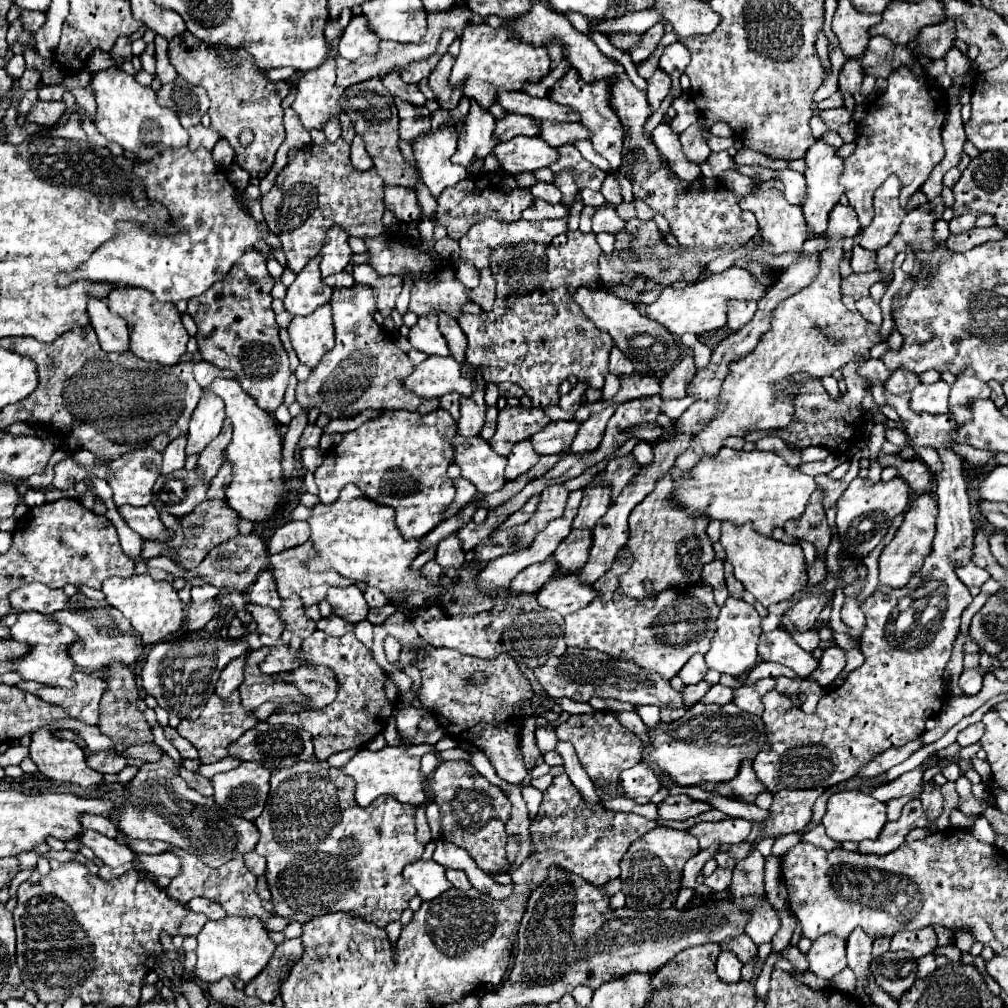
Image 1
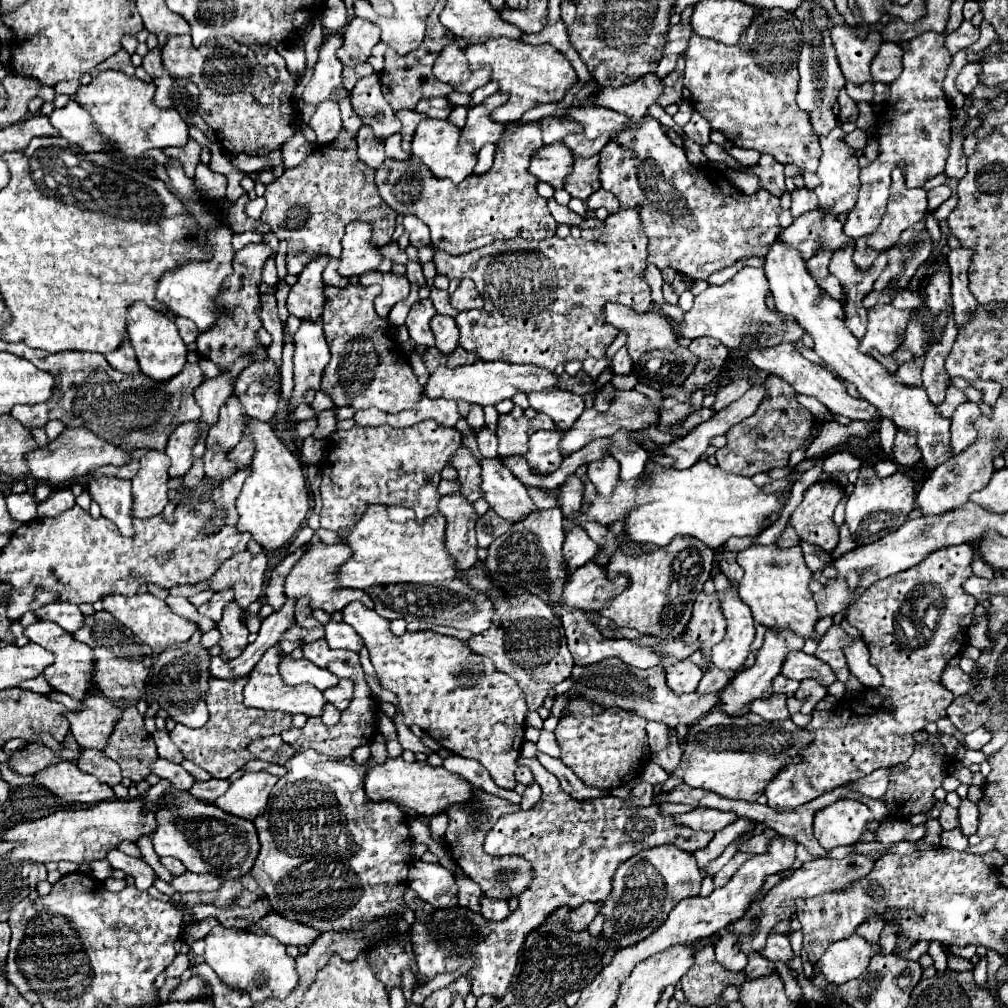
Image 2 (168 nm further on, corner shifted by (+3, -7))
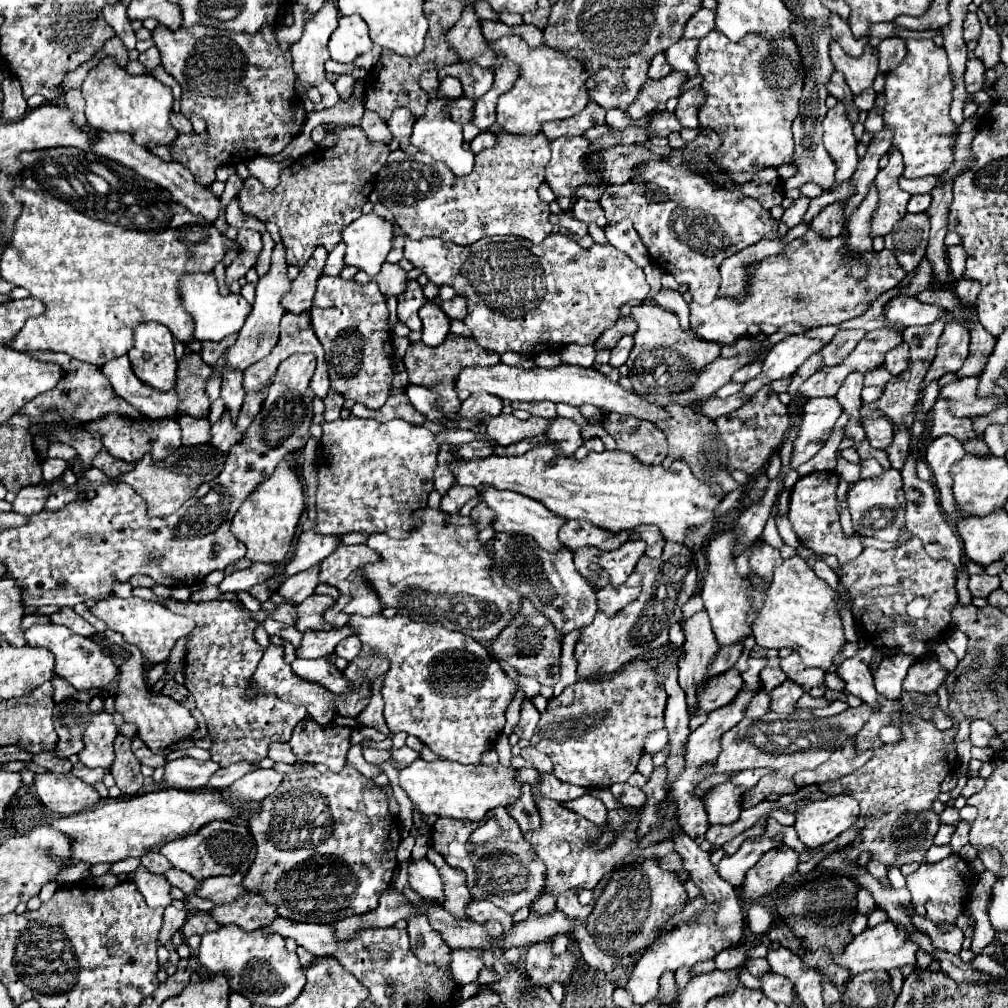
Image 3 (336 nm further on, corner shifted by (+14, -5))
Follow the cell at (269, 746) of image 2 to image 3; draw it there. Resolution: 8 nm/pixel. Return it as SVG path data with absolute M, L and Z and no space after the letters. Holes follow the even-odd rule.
M272 744L268 758L272 758L274 762L286 762L286 764L296 762L296 756L292 754L292 748L288 744Z

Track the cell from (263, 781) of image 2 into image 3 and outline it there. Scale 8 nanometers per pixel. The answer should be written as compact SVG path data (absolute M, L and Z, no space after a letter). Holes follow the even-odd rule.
M256 770L250 772L246 776L242 776L240 780L236 780L228 790L232 792L232 796L238 802L260 802L264 800L268 794L272 794L280 782L284 780L284 774L276 772L276 770Z

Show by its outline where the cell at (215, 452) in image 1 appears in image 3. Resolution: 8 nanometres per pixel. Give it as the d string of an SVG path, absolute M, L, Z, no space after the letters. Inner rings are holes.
M224 370L224 382L222 382L222 398L226 402L226 410L230 410L230 416L236 418L244 400L244 386L242 386L242 370Z

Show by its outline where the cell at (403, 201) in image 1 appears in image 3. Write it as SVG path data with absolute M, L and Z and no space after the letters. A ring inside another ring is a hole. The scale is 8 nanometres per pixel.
M552 234L540 244L532 244L518 236L484 236L470 246L456 246L454 242L440 238L406 238L404 258L408 258L416 268L424 268L430 282L438 286L448 284L466 296L468 316L464 318L464 324L472 330L482 348L498 354L508 350L538 354L544 350L556 350L570 342L580 346L594 344L606 328L616 324L620 316L618 312L624 304L630 300L644 300L650 290L642 268L638 268L628 254L616 250L612 244L594 244L590 250L584 250L562 234Z

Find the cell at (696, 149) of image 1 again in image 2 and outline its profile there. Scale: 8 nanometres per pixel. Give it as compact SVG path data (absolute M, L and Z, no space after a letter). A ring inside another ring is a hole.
M693 112L693 116L691 116L691 120L685 124L685 136L689 138L689 140L693 140L693 142L697 142L699 146L707 146L711 140L709 140L709 132L711 132L711 126L709 126L709 122L703 118L703 116L699 116L697 112Z

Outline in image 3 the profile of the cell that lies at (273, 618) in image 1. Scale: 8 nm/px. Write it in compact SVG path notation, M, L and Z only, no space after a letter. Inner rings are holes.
M342 626L342 628L332 628L328 632L304 632L302 646L296 650L298 658L324 658L334 652L340 640L354 636L356 632L352 626Z

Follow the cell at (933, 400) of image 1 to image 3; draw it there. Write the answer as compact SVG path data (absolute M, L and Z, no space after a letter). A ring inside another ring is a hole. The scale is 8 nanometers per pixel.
M976 376L958 380L954 384L940 388L940 396L952 404L952 410L958 416L988 414L988 410L992 410L994 402L980 402L980 398L976 398L978 382L980 382L980 378L976 378Z

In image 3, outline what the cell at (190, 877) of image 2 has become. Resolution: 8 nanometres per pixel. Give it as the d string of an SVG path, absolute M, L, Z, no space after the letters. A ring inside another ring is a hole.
M236 872L234 876L216 876L216 878L206 878L202 880L202 884L198 886L196 894L212 900L214 904L232 904L236 898L248 894L248 890L244 890L242 886L244 874Z

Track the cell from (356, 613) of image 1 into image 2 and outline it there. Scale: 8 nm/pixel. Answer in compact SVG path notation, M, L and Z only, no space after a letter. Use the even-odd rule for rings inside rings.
M361 602L347 604L341 614L343 622L363 638L381 686L397 694L405 724L417 724L457 756L479 760L497 786L513 790L527 714L525 694L519 684L497 672L489 658L471 652L457 638L435 632L393 636L389 622Z

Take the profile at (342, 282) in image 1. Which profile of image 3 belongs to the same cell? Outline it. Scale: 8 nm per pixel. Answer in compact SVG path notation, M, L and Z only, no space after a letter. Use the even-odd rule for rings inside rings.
M340 242L340 244L328 254L328 260L326 260L326 266L324 266L324 274L338 276L342 268L344 268L344 242Z

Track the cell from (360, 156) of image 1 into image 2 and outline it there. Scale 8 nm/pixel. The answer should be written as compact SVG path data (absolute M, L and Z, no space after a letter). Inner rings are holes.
M361 126L361 130L357 132L357 156L369 168L379 168L385 160L383 144L375 140L375 136L371 134L371 128L367 126Z

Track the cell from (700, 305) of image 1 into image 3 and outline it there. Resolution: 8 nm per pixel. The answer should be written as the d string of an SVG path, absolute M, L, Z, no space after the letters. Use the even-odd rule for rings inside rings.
M808 228L804 236L788 244L784 254L766 258L752 268L750 294L744 302L738 304L722 296L710 306L698 306L692 302L690 326L692 332L704 340L732 344L746 338L748 326L752 324L772 324L776 328L788 322L800 322L810 328L840 324L864 314L882 292L896 288L906 276L908 272L900 270L900 264L890 250L856 252L846 244L846 236L828 240Z

